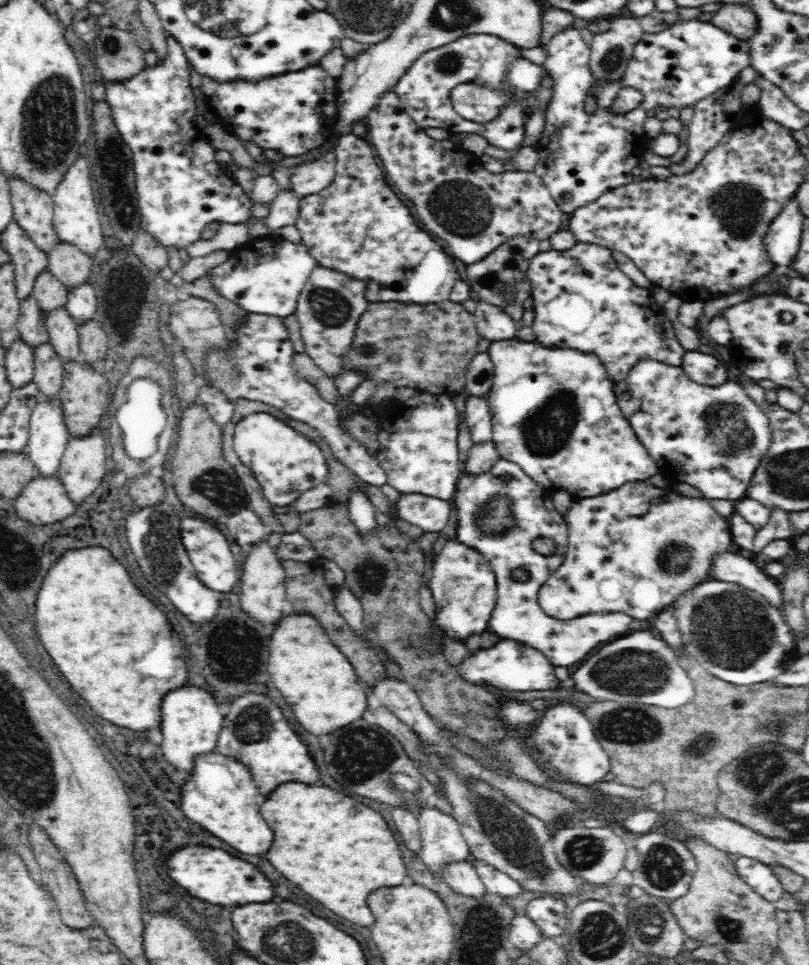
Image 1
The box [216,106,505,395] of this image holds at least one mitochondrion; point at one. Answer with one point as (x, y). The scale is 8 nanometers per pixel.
(463, 207)

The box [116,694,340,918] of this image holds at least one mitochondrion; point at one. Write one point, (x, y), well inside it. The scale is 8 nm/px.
(252, 724)

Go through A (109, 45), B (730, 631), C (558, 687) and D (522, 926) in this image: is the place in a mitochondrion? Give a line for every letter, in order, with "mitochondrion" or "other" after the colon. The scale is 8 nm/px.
A: mitochondrion
B: mitochondrion
C: other
D: other

